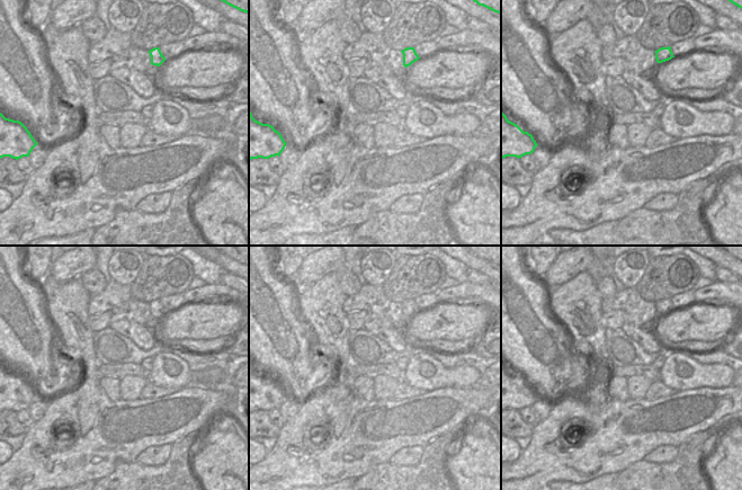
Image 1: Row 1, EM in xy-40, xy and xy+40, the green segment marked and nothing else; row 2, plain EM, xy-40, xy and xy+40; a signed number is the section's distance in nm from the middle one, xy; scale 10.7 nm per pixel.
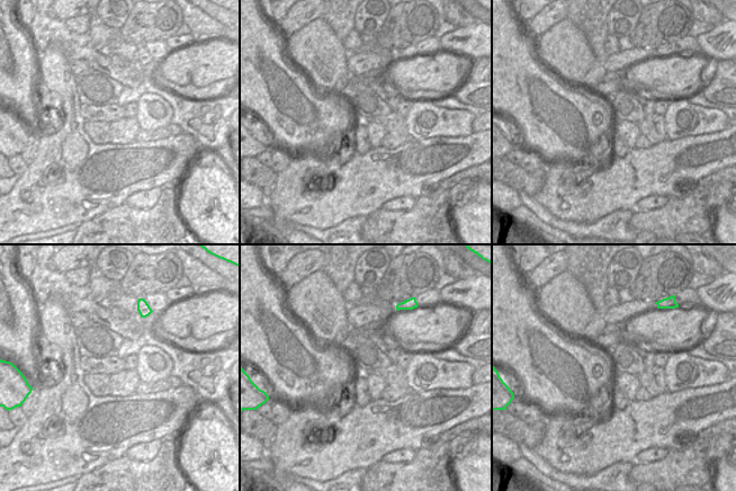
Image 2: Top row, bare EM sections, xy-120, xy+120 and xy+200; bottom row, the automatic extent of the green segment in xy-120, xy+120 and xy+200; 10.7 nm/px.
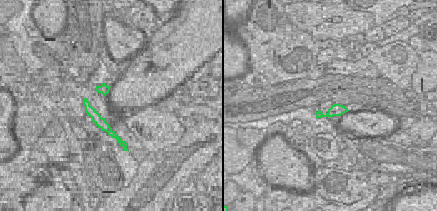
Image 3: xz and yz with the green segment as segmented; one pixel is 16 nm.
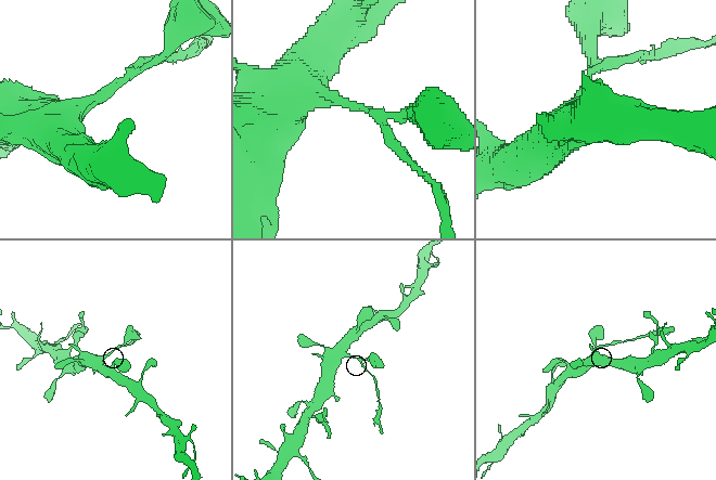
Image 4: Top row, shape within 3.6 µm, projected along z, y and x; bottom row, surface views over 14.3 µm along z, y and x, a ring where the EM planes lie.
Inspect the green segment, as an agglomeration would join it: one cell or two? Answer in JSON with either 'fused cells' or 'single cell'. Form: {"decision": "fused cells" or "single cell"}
{"decision": "fused cells"}

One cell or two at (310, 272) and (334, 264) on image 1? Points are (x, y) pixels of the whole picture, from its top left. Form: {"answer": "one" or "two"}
{"answer": "one"}

